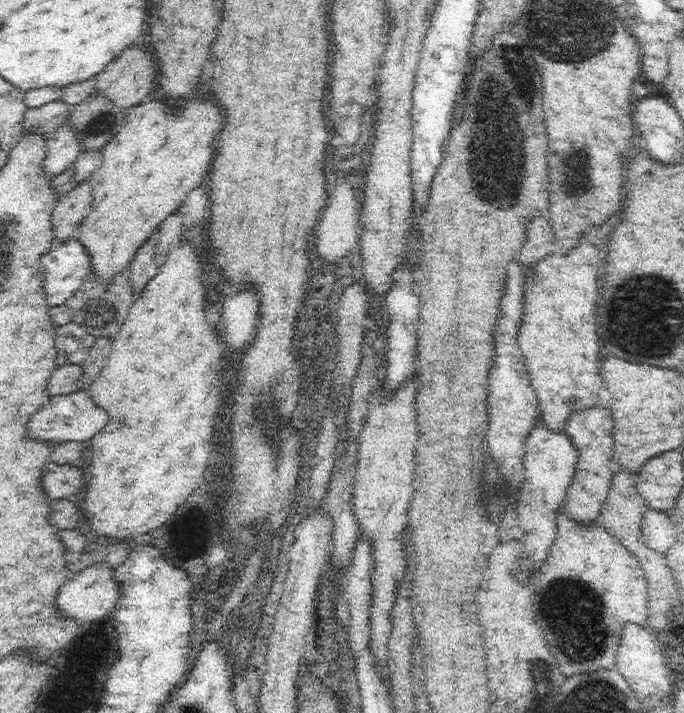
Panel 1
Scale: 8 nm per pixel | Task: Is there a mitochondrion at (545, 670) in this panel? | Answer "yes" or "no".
yes

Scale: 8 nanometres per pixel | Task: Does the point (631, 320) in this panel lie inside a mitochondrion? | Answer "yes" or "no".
yes

